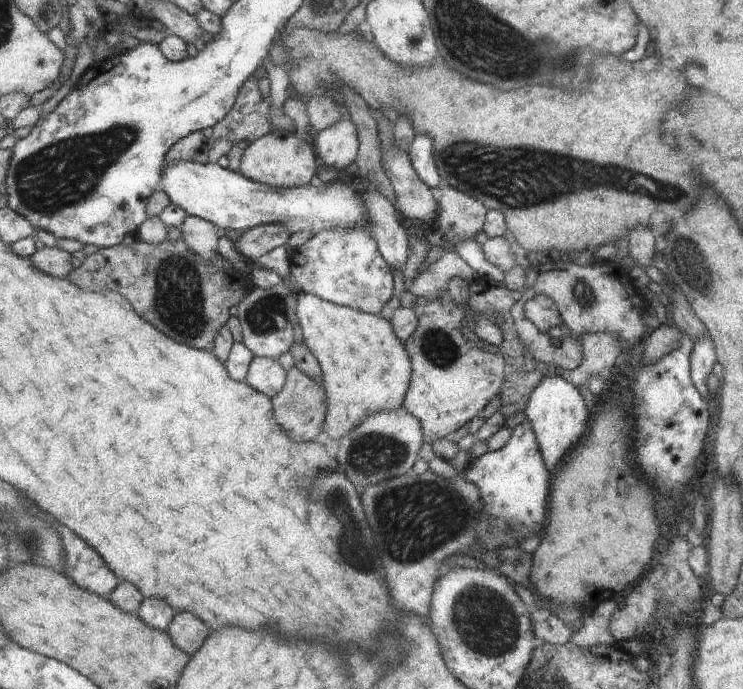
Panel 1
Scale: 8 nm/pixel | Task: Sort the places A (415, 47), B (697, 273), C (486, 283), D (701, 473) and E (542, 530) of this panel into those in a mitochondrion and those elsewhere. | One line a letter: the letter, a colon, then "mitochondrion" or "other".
A: mitochondrion
B: mitochondrion
C: other
D: other
E: other

